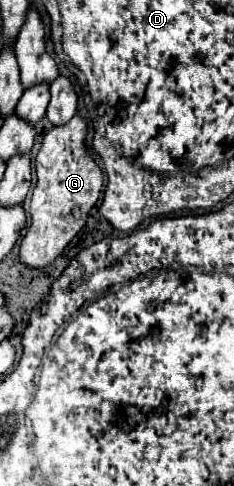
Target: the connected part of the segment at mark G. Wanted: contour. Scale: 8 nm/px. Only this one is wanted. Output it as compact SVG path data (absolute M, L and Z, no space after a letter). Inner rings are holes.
M76 115L66 125L52 127L42 141L36 157L36 187L30 205L30 227L20 245L20 259L30 267L50 265L70 243L70 239L84 227L92 205L102 191L102 169L86 147L86 121ZM82 215L82 217L74 217Z

